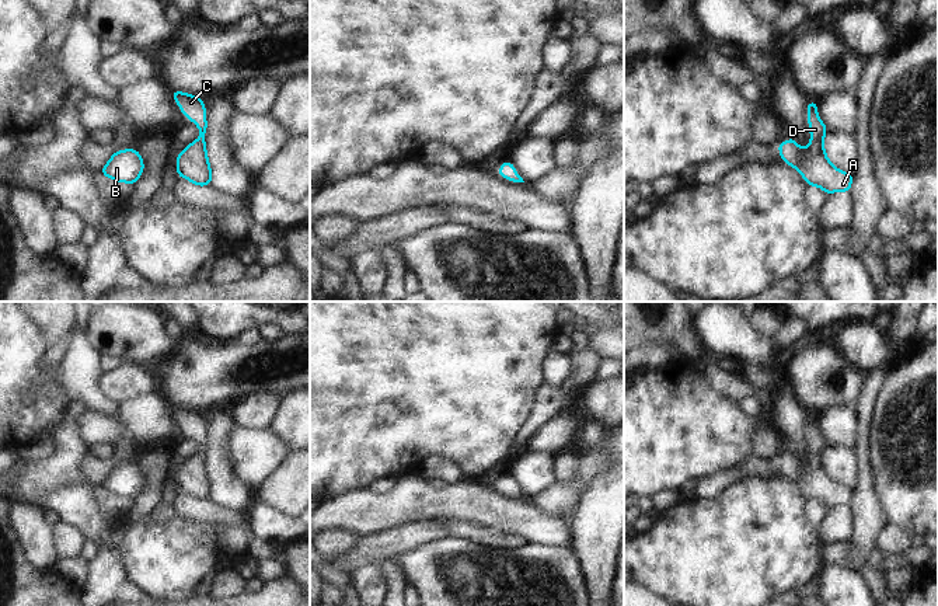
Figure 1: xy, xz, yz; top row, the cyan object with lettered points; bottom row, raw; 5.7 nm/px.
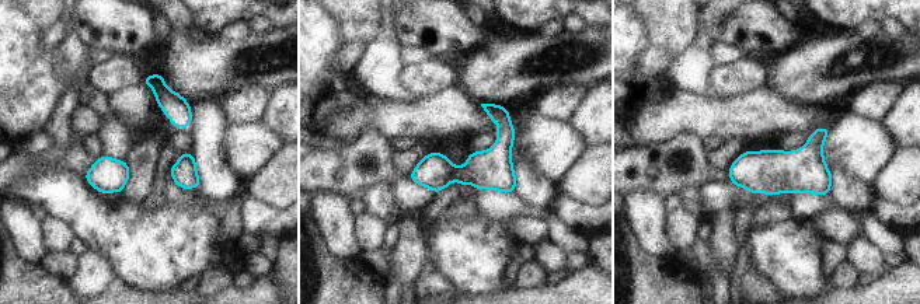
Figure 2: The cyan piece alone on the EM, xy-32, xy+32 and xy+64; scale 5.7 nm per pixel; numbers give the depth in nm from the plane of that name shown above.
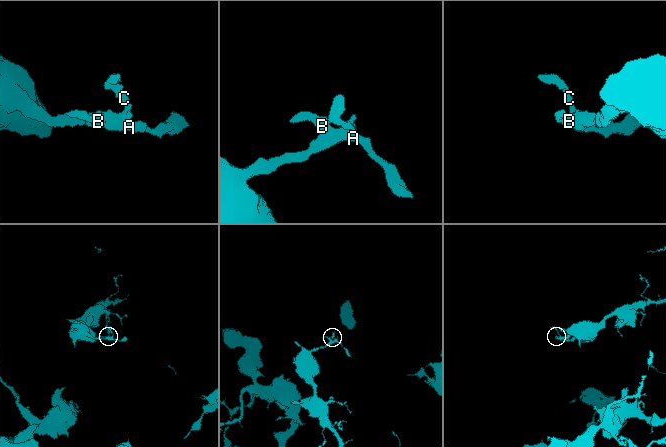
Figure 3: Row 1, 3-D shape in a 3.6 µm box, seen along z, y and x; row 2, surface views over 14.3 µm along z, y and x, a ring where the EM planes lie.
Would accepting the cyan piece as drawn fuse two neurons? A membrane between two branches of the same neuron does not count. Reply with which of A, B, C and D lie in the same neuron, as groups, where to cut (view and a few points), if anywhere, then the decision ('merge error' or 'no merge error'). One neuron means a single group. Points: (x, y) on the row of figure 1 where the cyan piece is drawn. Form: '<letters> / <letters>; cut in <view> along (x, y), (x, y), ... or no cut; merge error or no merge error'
A B C D; no cut; no merge error

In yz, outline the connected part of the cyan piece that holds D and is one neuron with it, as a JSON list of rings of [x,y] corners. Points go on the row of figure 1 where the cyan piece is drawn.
[[[810,100],[805,109],[805,112],[810,116],[808,119],[810,132],[809,146],[806,149],[802,149],[794,137],[789,137],[788,140],[777,144],[777,149],[781,154],[781,160],[782,163],[787,163],[792,168],[798,170],[809,187],[819,187],[826,192],[826,195],[830,195],[833,192],[850,192],[854,175],[843,170],[837,170],[829,160],[824,152],[824,135],[829,130],[824,122],[817,116],[817,111],[817,101]]]

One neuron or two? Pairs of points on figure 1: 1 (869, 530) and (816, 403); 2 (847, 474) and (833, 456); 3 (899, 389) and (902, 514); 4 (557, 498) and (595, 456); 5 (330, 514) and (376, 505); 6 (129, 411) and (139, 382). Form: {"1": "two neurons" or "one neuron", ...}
{"1": "two neurons", "2": "one neuron", "3": "one neuron", "4": "one neuron", "5": "one neuron", "6": "two neurons"}

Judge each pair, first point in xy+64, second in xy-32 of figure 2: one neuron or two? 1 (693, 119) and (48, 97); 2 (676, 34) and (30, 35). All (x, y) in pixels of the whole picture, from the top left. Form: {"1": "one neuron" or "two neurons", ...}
{"1": "two neurons", "2": "two neurons"}

